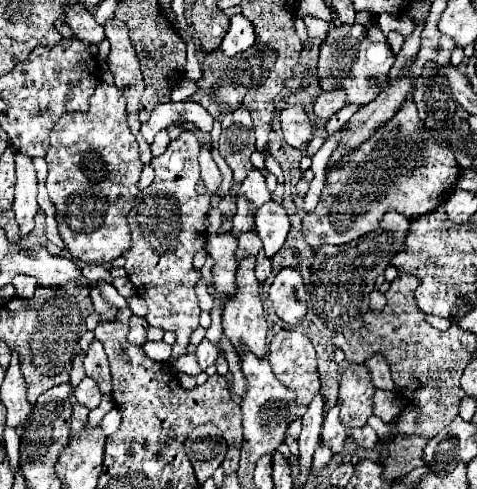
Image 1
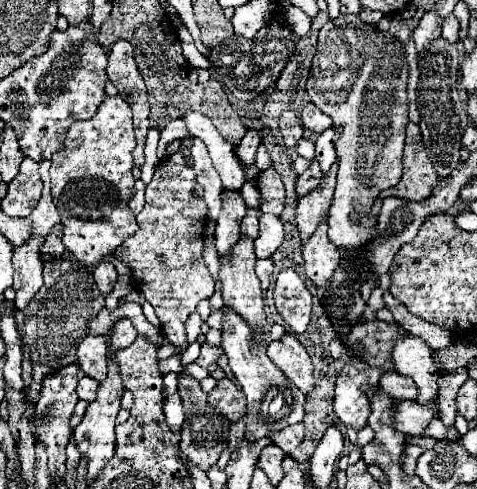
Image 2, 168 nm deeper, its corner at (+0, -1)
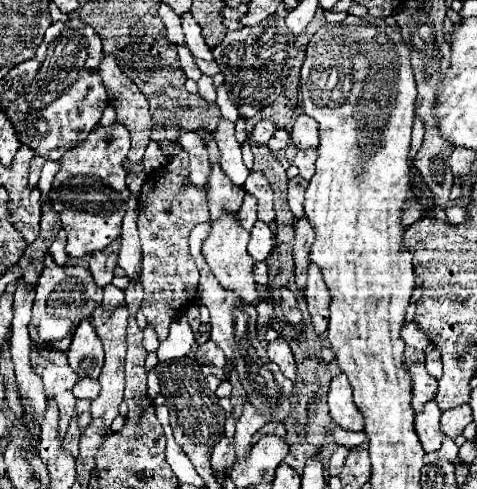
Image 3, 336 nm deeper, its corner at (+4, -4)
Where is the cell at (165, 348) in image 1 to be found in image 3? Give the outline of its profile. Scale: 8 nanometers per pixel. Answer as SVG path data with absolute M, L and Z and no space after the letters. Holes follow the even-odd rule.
M184 315L176 317L176 321L172 321L170 325L170 335L166 341L160 343L158 347L158 359L160 361L168 361L168 359L178 359L188 355L194 343L194 333L188 325L188 319Z

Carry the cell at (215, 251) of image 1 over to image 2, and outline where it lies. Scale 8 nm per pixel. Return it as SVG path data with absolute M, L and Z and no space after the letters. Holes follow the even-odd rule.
M234 190L222 192L222 212L216 222L216 248L222 258L230 256L232 246L240 240L240 222L246 214L242 196Z

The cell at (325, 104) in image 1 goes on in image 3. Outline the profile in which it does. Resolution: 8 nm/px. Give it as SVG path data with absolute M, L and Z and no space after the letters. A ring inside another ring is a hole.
M298 115L298 119L294 121L294 127L290 131L292 137L292 145L296 149L308 149L308 147L316 147L318 145L318 129L316 129L316 121L312 121L308 115Z

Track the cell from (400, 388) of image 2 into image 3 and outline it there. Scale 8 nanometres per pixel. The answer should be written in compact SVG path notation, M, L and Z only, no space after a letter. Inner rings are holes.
M412 365L410 373L412 373L412 381L414 381L412 407L416 409L416 413L420 413L424 409L424 405L436 397L438 381L432 375L428 375L424 365Z

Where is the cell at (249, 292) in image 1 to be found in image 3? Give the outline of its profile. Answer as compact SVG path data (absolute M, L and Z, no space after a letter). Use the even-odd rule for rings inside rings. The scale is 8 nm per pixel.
M224 213L224 217L216 219L210 223L210 235L204 239L202 243L202 255L206 259L206 263L210 265L212 273L216 275L216 279L220 281L220 285L228 291L236 291L242 301L246 303L256 303L258 299L258 291L256 291L256 283L254 283L254 277L252 277L252 257L248 255L246 251L246 245L250 241L250 233L242 229L240 225L240 219L234 217L232 213Z

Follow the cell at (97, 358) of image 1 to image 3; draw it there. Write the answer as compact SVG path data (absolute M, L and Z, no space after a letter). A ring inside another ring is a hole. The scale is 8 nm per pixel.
M90 317L84 319L74 331L72 345L68 349L68 363L78 373L78 377L96 379L100 375L100 369L104 365L104 351Z

